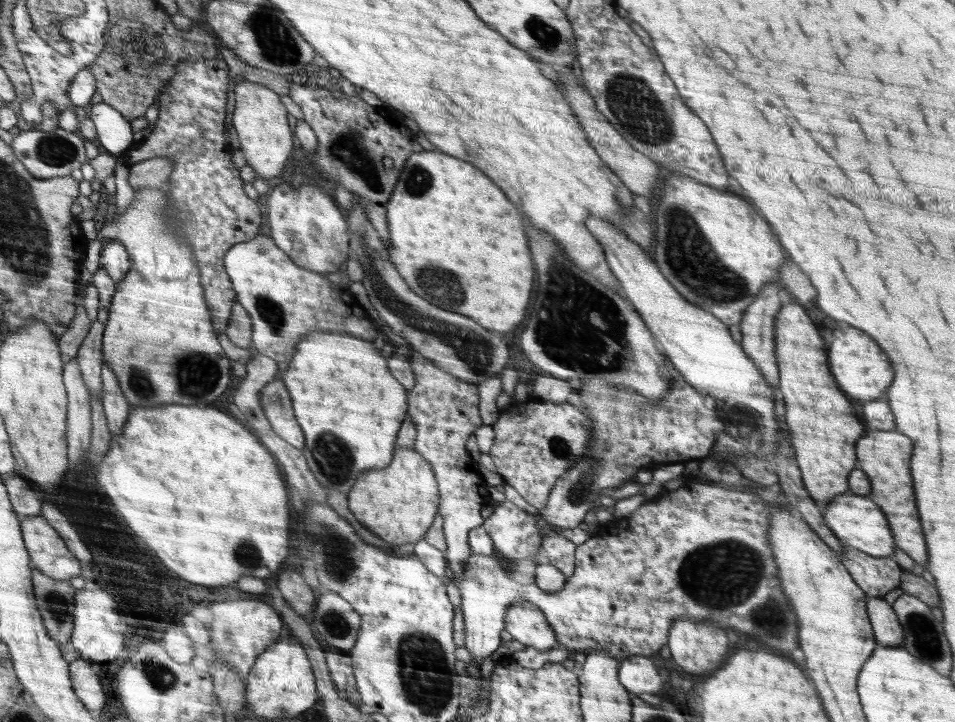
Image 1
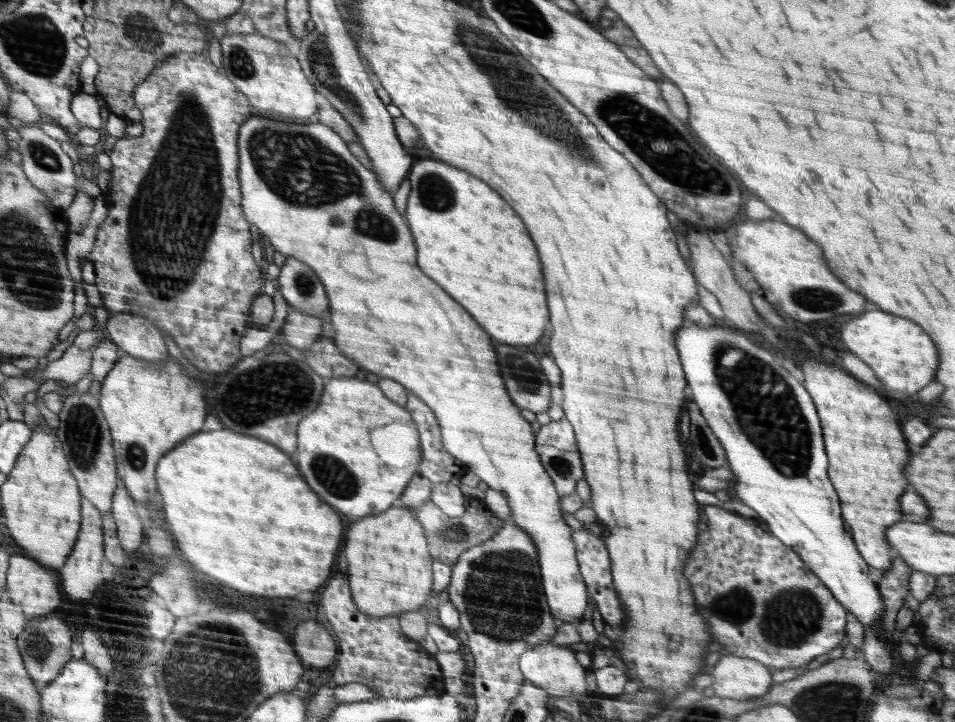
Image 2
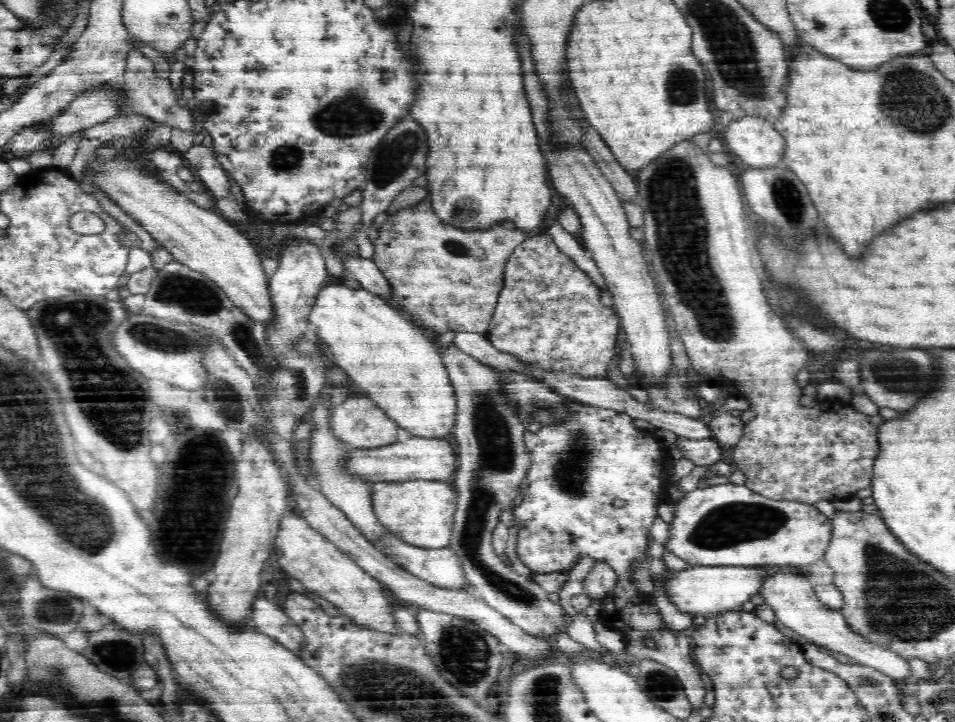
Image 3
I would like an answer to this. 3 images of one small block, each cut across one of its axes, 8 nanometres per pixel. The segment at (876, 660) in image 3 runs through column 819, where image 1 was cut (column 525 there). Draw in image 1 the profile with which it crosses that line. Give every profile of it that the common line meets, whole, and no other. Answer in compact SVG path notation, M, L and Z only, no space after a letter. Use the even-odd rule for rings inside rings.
M516 601L506 609L505 629L514 640L540 651L552 648L559 641L543 609L528 601Z

